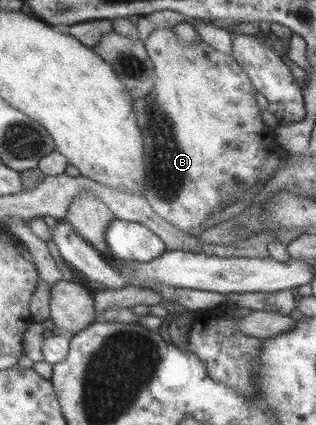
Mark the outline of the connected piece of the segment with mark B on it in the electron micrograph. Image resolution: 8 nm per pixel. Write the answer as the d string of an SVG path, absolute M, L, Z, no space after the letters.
M156 28L153 29L147 38L142 41L146 49L147 56L154 64L154 87L149 95L141 99L134 99L133 110L136 122L139 124L141 134L143 134L143 166L145 166L145 187L141 191L141 196L147 200L150 208L155 211L160 218L163 218L167 224L175 226L177 230L187 233L198 227L207 220L214 212L223 211L226 207L237 203L239 198L247 194L255 194L269 178L277 171L279 161L284 159L284 151L276 143L275 133L272 129L266 127L261 121L261 110L255 102L257 93L249 80L248 74L241 68L241 65L230 55L215 50L205 41L199 39L196 43L186 43L182 41L175 33L173 28Z

